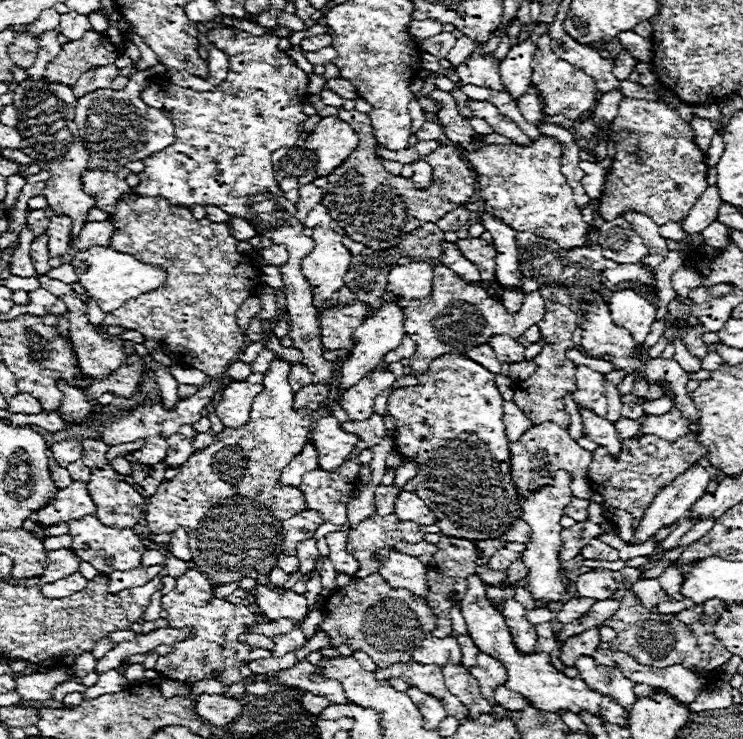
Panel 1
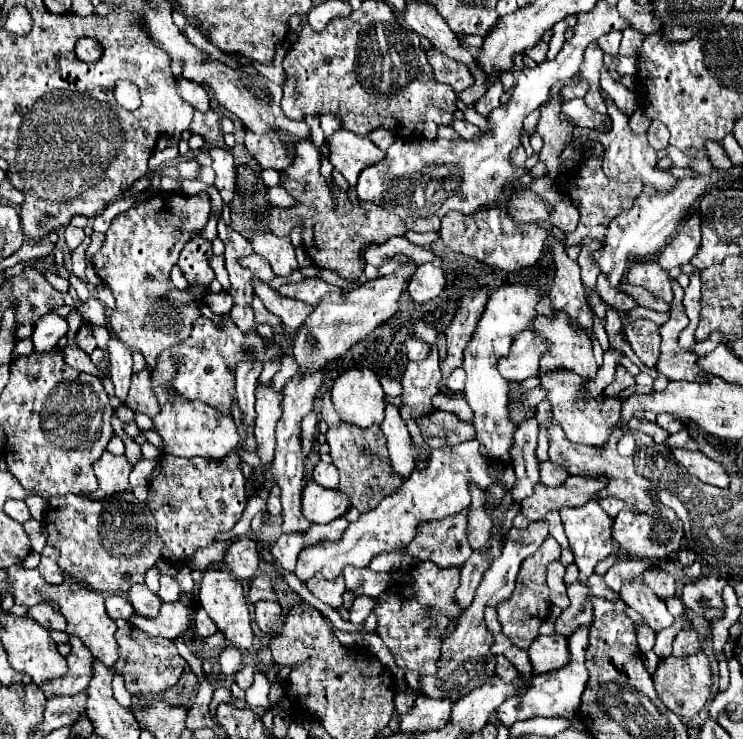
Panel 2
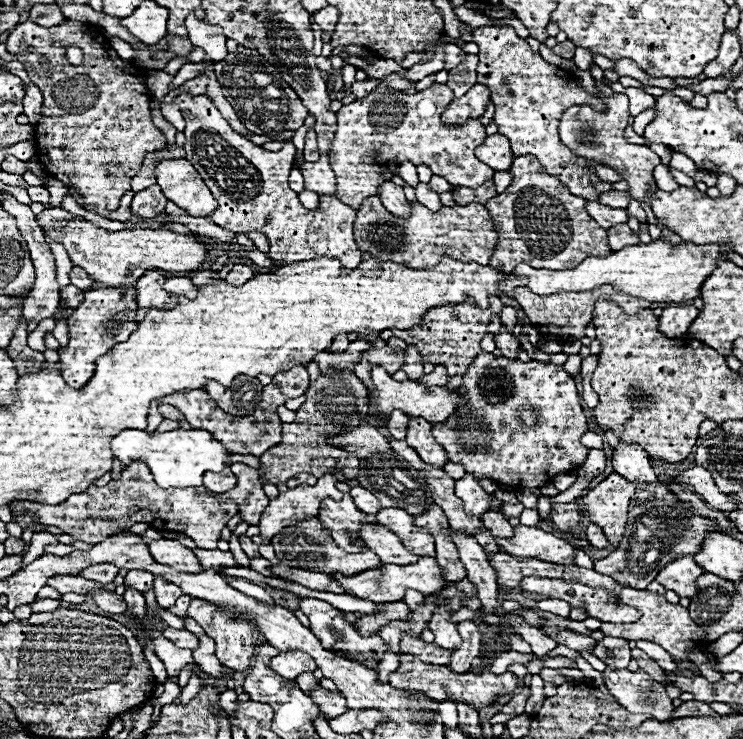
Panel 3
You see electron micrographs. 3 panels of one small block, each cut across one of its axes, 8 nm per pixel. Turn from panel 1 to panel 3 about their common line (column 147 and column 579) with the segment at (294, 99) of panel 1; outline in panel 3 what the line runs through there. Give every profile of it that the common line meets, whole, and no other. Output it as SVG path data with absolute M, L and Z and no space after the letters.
M482 26L482 28L476 28L474 30L474 42L478 44L480 48L480 64L478 64L478 84L484 84L488 90L490 90L490 96L492 96L492 102L496 106L496 112L494 112L494 122L498 124L498 132L502 136L506 136L510 140L510 146L512 146L512 152L516 156L522 156L522 154L532 154L536 156L544 170L550 172L552 176L556 176L560 182L564 182L570 192L574 196L582 196L586 200L598 200L600 192L596 192L592 186L598 180L596 174L592 174L588 170L588 166L594 166L596 162L592 160L582 160L578 156L574 156L558 138L558 116L562 116L562 112L574 104L590 104L594 108L602 108L602 102L594 96L590 96L588 92L584 92L582 88L578 88L574 76L570 72L564 72L560 74L560 68L558 66L552 66L548 64L538 52L534 52L528 42L524 38L520 38L512 26Z

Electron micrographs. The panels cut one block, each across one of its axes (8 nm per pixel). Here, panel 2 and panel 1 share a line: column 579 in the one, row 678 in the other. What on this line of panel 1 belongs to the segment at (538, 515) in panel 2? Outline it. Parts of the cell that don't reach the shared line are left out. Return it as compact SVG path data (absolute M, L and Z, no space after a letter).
M480 652L476 658L476 666L470 668L468 672L472 672L472 676L476 676L480 690L484 692L484 698L490 704L494 704L494 698L492 698L494 690L498 686L504 686L504 682L506 682L506 668L502 666L502 662Z

